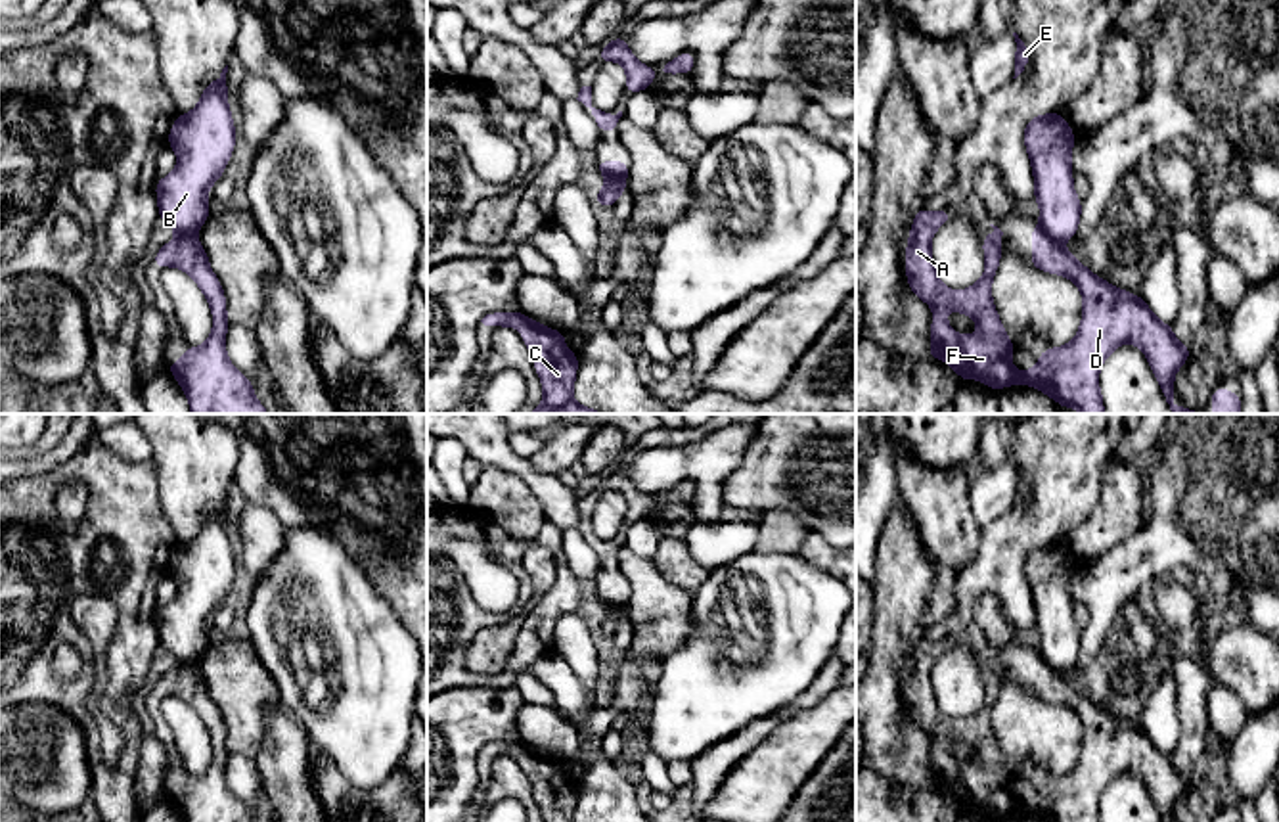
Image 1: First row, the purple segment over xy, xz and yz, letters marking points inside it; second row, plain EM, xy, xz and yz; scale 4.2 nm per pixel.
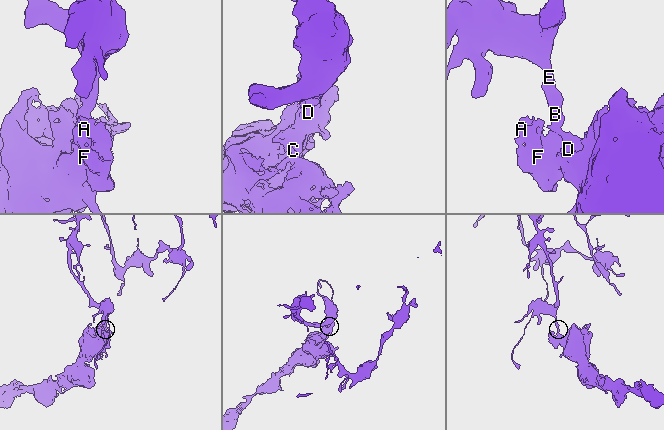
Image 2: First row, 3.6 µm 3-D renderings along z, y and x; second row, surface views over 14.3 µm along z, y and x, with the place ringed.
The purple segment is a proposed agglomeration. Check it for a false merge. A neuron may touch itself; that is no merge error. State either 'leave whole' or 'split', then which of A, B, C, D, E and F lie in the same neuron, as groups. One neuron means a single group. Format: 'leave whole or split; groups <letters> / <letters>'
split; groups A C D F / B E

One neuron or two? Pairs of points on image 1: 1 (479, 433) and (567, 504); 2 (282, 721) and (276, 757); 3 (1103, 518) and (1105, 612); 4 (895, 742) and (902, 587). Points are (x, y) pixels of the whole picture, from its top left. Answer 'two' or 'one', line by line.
1: one
2: one
3: two
4: one

